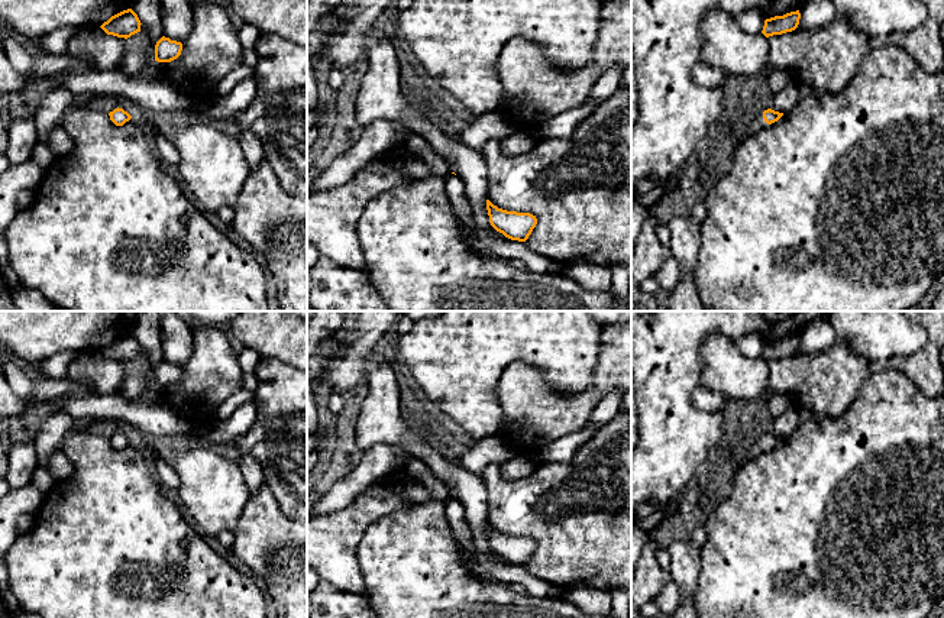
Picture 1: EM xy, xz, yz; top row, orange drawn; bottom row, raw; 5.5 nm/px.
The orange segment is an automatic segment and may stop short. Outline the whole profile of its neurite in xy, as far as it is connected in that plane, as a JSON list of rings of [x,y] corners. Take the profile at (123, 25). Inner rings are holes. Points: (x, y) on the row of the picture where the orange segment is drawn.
[[[123,10],[114,16],[111,16],[107,22],[104,22],[100,27],[107,33],[117,38],[130,38],[132,35],[140,32],[140,20],[138,14],[132,10]]]

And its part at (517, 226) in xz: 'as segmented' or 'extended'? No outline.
as segmented

